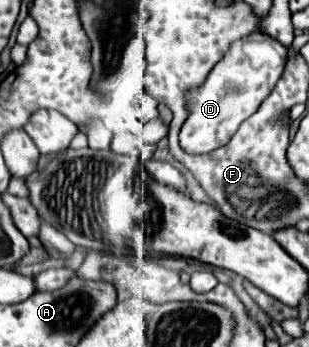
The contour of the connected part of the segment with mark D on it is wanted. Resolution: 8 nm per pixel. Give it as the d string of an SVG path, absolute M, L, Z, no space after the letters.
M256 30L250 36L232 42L228 52L224 54L224 58L210 70L206 84L190 96L190 116L182 124L182 130L180 130L182 150L188 154L206 154L206 152L212 152L212 150L224 146L236 134L238 126L246 118L250 118L260 108L260 104L270 96L270 92L274 90L276 82L280 80L280 76L284 72L286 60L288 60L288 50L278 40L264 34L262 30Z

